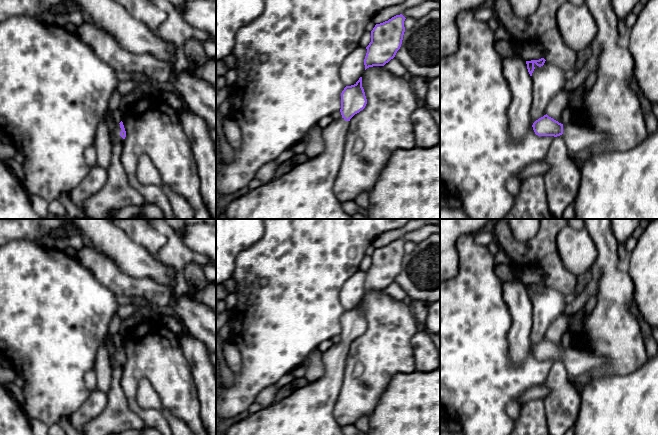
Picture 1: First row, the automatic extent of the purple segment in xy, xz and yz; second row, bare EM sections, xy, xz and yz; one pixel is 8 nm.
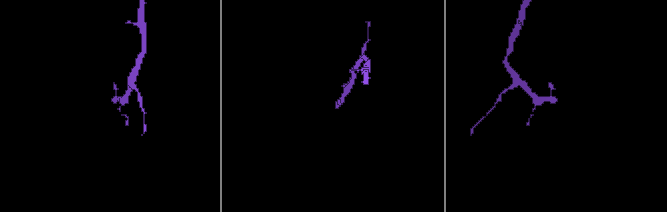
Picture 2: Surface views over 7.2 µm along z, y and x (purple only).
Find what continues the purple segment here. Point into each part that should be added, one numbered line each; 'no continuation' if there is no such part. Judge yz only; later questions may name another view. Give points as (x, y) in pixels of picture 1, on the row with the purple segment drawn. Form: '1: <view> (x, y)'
1: yz (577, 139)

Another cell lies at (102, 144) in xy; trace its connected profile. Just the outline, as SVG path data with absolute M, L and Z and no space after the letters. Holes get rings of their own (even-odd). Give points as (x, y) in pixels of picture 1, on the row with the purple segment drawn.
M122 110L107 111L104 120L99 124L97 129L97 138L95 148L97 151L97 166L108 169L111 162L111 140L109 138L108 121L113 118L116 123L120 123L124 116Z

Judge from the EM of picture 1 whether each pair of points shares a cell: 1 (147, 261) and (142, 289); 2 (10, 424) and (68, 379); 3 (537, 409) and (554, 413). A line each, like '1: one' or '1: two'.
1: two
2: two
3: two

